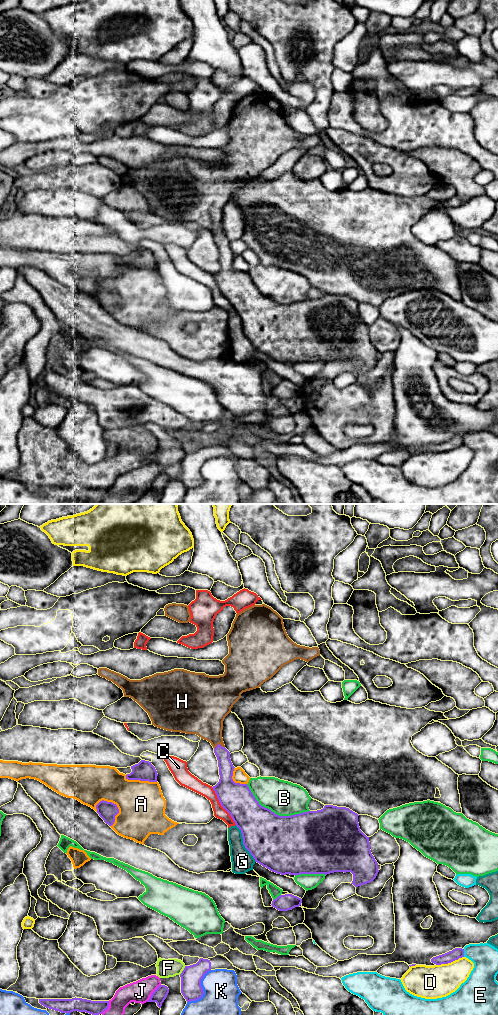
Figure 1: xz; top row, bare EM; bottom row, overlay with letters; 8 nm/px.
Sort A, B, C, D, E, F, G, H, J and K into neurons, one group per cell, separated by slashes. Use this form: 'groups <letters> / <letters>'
groups A / B / C / D / E / F / G / H / J / K

